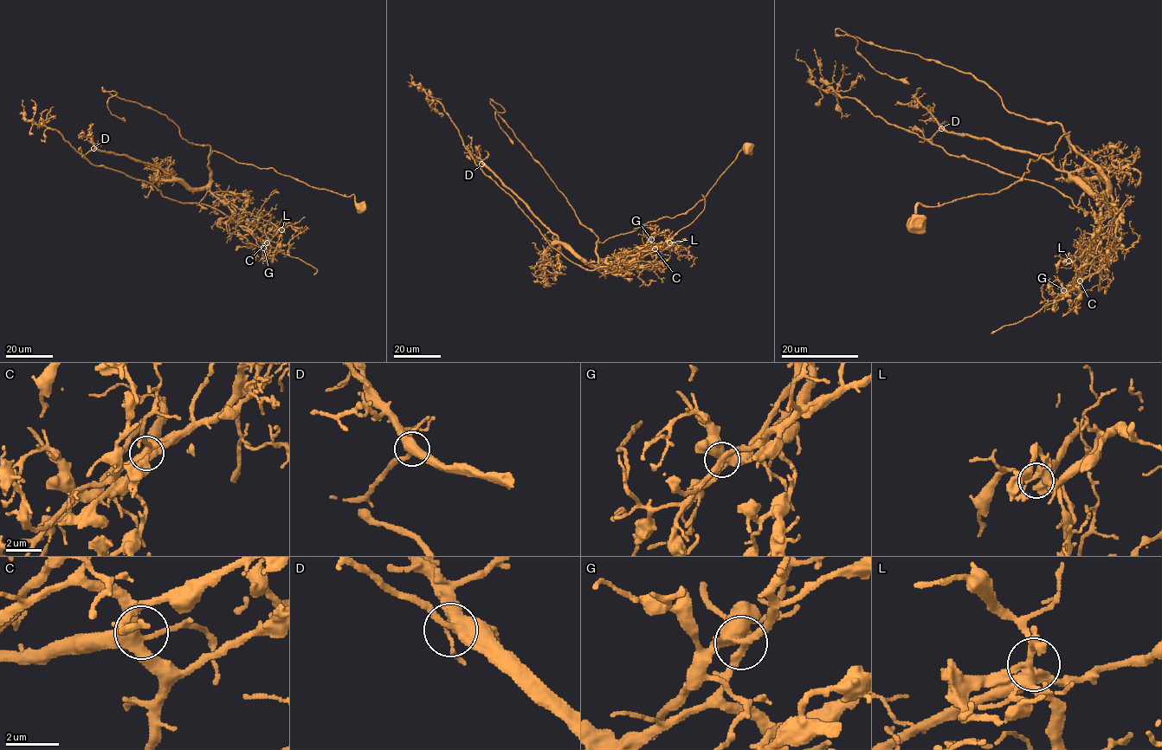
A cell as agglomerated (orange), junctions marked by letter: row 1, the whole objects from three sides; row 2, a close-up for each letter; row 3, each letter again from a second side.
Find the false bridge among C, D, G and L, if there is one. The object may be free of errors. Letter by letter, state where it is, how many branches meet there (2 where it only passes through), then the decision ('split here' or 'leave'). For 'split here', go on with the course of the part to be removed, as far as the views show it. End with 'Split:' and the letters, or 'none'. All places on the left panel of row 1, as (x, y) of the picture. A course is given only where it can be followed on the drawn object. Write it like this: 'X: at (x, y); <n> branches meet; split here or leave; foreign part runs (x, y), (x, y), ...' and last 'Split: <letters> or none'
C: at (267, 242); 4 branches meet; leave
D: at (93, 148); 4 branches meet; leave
G: at (263, 248); 4 branches meet; split here; foreign part runs (263, 248), (264, 242), (218, 210), (164, 197), (149, 183), (93, 165), (55, 129), (28, 120), (22, 100)
L: at (281, 229); 6 branches meet; leave
Split: G

